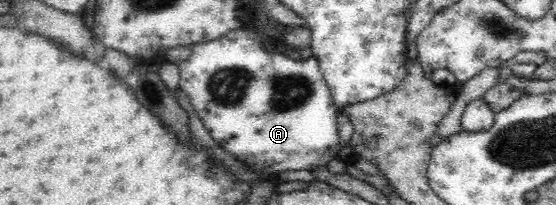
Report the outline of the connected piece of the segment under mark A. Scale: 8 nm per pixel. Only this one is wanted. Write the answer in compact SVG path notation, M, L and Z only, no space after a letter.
M244 26L220 38L198 43L190 56L179 62L179 88L190 99L197 117L212 140L259 178L272 179L282 171L311 171L338 158L339 128L337 108L313 55L292 59L268 49L269 42Z

